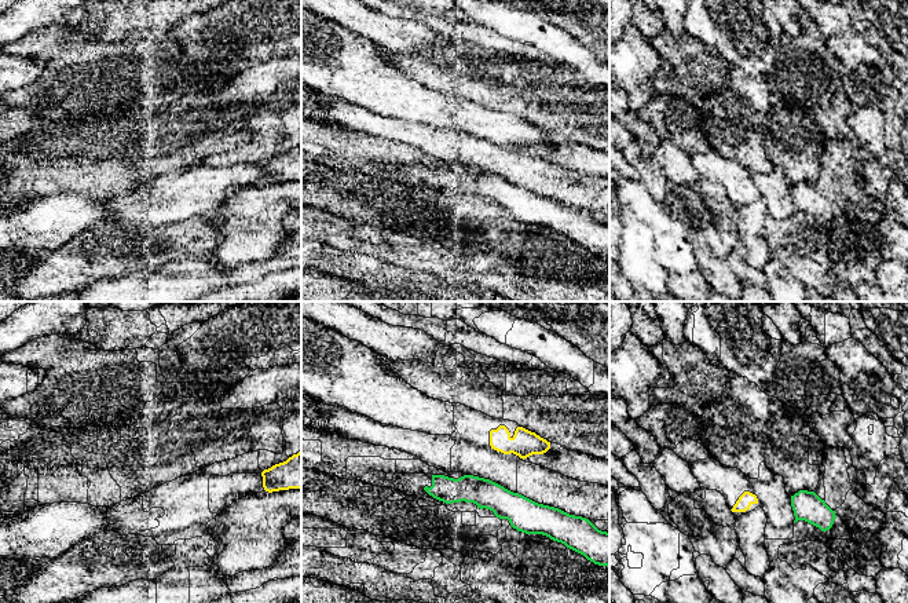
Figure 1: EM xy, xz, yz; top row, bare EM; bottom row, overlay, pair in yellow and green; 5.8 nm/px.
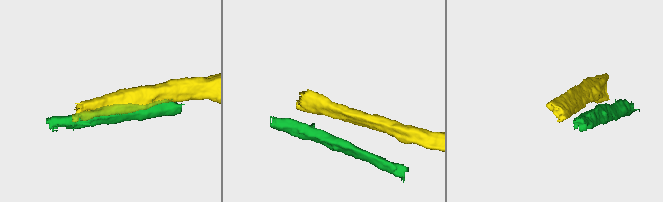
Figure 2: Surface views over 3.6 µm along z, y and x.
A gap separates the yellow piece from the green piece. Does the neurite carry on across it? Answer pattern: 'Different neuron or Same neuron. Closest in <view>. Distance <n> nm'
Different neuron. Closest in xz. Distance 170 nm

